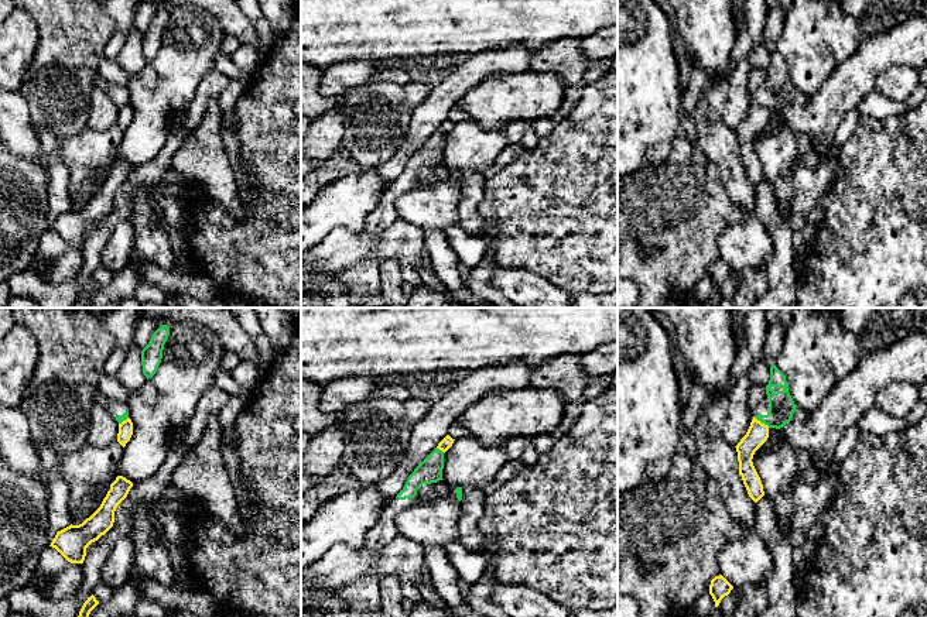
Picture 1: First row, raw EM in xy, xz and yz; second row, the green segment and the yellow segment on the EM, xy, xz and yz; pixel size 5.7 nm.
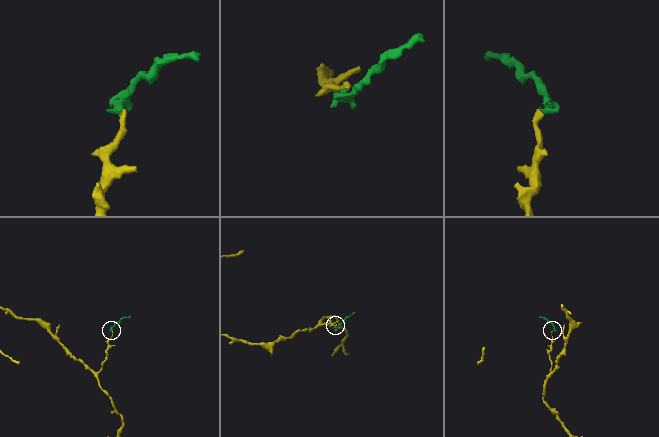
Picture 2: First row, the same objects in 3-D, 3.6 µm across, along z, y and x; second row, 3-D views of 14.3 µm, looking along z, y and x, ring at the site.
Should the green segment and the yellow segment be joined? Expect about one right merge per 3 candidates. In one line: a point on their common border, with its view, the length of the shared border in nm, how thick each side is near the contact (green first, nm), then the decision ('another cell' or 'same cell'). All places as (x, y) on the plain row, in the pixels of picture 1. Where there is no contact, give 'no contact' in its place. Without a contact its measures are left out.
contact yz (762, 106); length 110 nm; calibres 150 and 120 nm; another cell

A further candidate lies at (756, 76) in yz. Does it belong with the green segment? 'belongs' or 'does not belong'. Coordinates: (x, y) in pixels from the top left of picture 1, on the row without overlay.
does not belong

